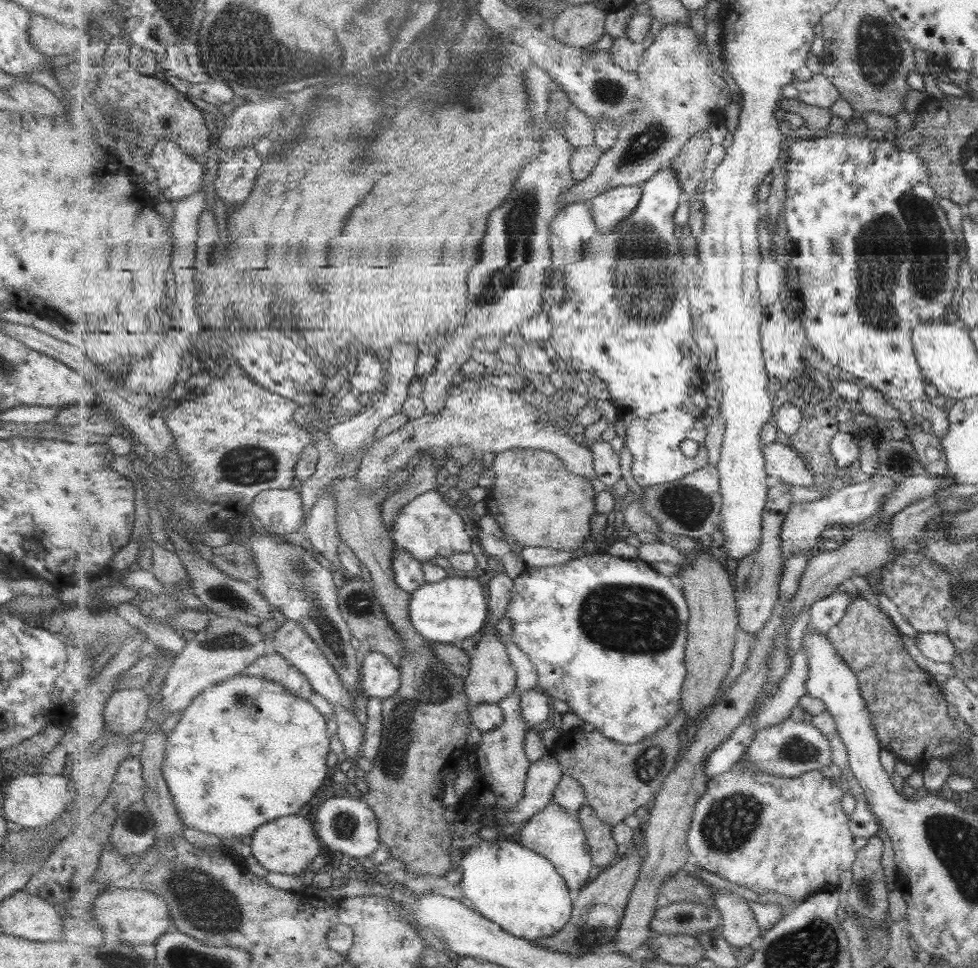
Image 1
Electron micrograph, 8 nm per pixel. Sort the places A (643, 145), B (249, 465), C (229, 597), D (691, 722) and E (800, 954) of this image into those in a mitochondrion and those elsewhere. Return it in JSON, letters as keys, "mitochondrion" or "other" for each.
{"A":"mitochondrion","B":"mitochondrion","C":"mitochondrion","D":"other","E":"mitochondrion"}

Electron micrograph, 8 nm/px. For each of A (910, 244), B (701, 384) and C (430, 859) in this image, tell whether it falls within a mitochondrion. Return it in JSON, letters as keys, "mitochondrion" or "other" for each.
{"A":"mitochondrion","B":"other","C":"mitochondrion"}

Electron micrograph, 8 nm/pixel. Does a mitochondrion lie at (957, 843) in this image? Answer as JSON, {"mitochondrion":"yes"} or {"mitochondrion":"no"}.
{"mitochondrion":"yes"}

